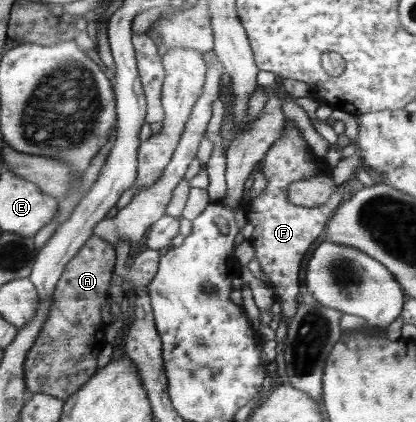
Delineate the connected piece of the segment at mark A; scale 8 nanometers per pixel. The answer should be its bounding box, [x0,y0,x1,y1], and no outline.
[24,235,116,402]

